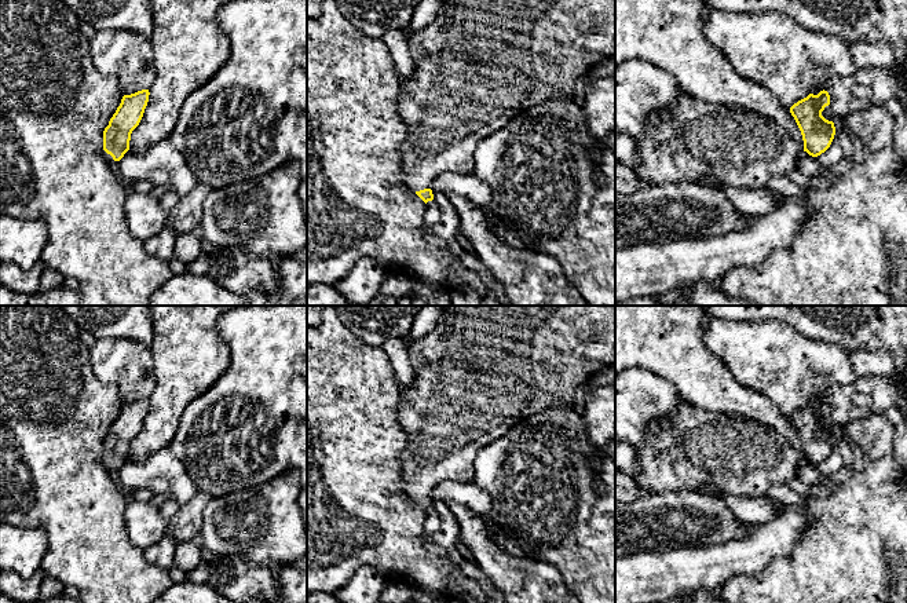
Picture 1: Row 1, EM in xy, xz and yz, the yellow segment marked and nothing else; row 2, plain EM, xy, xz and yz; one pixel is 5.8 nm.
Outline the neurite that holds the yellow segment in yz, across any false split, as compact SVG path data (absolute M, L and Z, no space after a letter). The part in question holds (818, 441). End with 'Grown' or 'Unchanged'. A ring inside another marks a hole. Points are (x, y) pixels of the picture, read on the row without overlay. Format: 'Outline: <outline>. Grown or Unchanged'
Outline: M897 373L886 379L857 376L848 385L831 385L818 403L809 402L790 416L802 443L804 460L820 464L834 447L837 428L866 417L885 416L906 394L907 384Z. Grown

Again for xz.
Outline: M446 306L436 326L423 339L412 341L409 358L416 379L412 387L403 388L399 398L396 419L407 435L407 445L401 453L402 486L425 512L434 508L429 497L434 489L446 480L473 482L476 454L495 442L511 428L531 414L553 406L573 403L575 391L606 368L615 366L615 306Z. Grown

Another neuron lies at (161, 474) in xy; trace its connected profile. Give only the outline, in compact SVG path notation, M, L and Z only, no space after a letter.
M168 447L154 452L142 463L128 458L118 469L118 475L121 486L168 494L180 505L187 504L198 493L184 465Z

